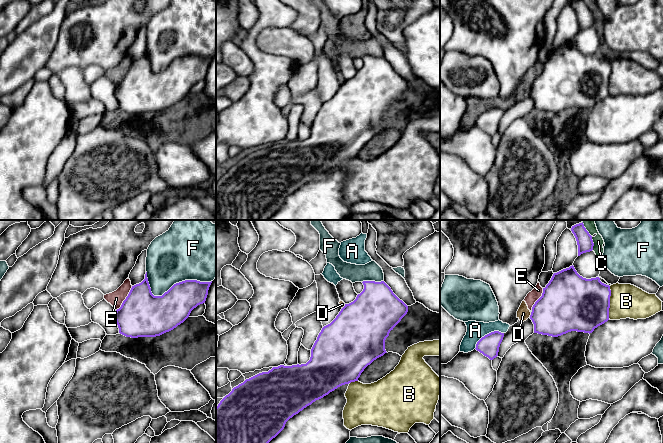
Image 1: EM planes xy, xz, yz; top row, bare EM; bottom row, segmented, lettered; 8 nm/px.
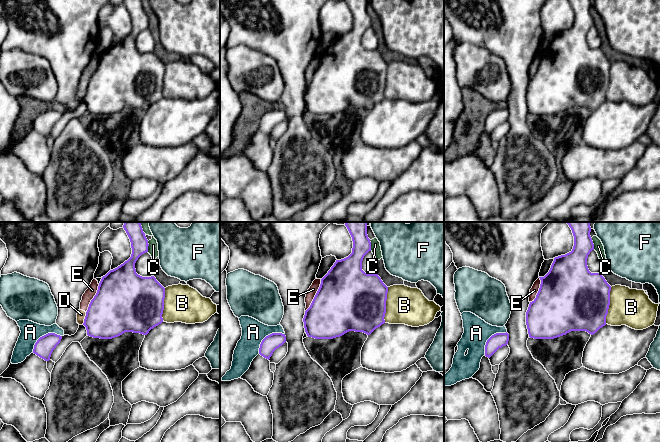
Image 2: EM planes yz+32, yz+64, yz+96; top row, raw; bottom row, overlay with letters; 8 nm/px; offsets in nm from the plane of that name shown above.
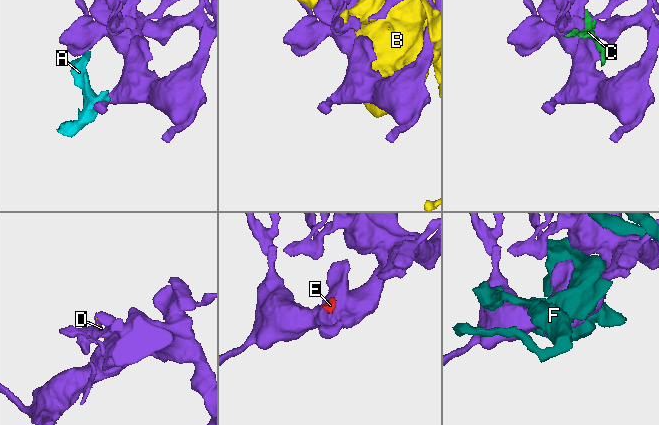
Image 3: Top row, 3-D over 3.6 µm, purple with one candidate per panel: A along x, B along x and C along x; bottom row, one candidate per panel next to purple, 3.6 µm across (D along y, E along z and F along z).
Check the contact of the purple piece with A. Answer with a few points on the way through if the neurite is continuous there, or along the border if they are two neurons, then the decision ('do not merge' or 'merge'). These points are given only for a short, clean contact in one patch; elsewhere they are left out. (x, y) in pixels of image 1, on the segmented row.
border yz (503, 332), (491, 331), (485, 334), (474, 348); do not merge

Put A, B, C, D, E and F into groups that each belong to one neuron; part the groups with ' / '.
A D E / B / C / F

